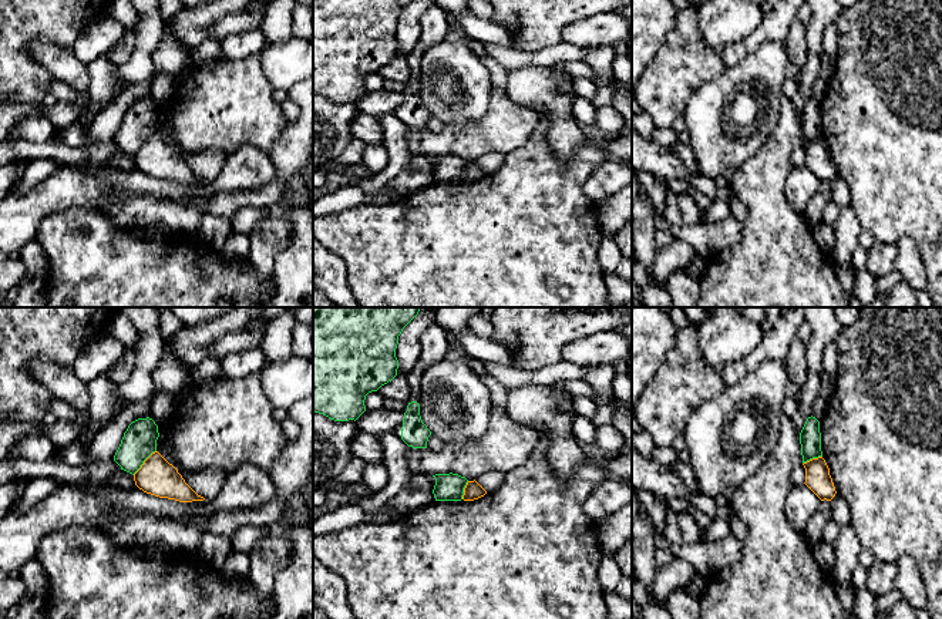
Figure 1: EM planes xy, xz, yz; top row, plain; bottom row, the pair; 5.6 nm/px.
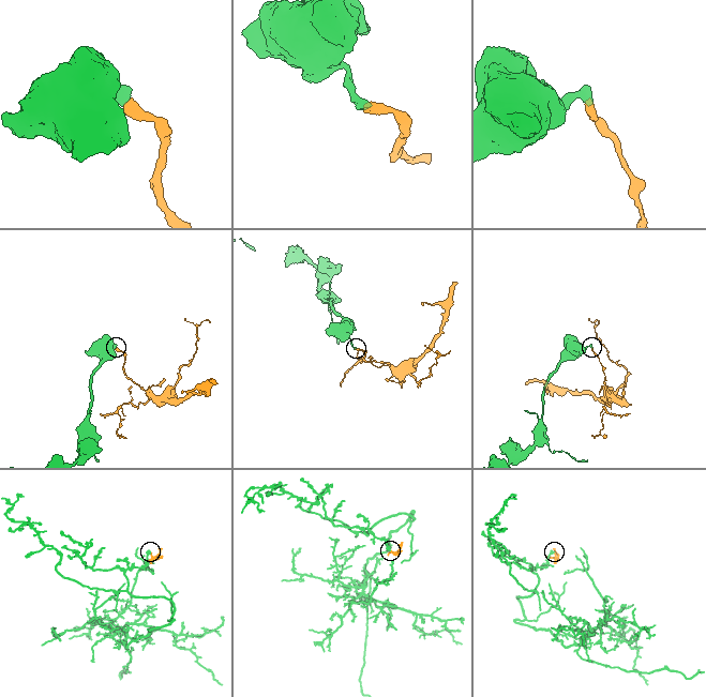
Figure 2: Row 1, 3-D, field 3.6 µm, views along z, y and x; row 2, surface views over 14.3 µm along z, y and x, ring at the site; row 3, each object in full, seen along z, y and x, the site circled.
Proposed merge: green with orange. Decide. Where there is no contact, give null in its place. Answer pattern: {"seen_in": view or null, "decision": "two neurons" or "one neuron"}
{"seen_in": "xy", "decision": "two neurons"}

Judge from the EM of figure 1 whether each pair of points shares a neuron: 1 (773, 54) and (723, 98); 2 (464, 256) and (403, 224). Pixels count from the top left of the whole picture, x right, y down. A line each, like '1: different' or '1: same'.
1: same
2: same

